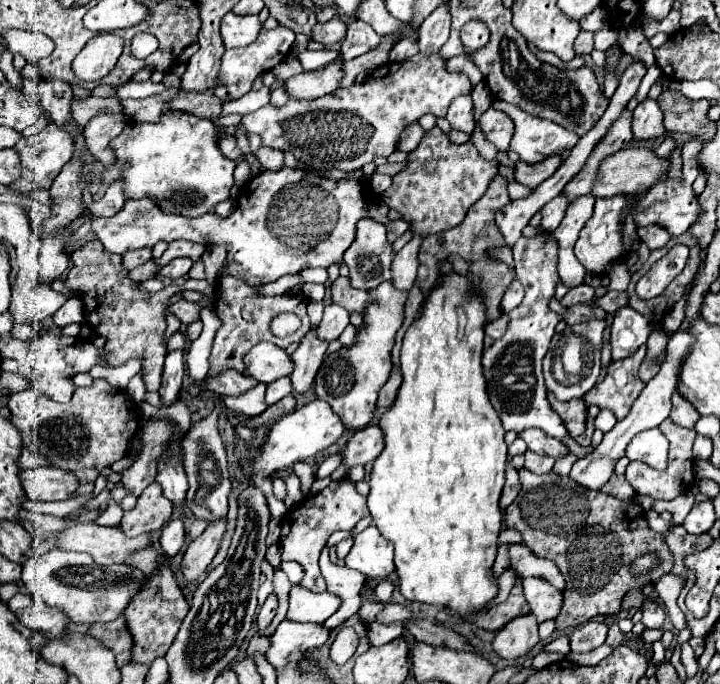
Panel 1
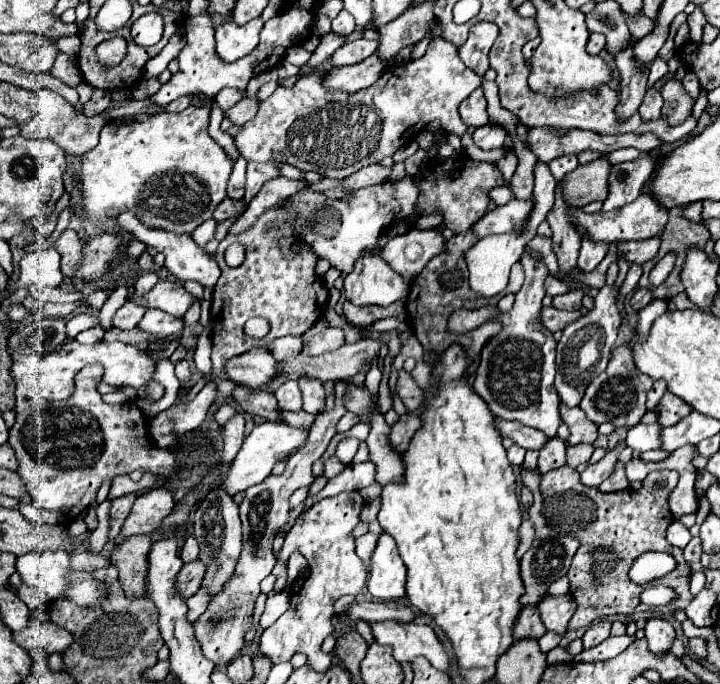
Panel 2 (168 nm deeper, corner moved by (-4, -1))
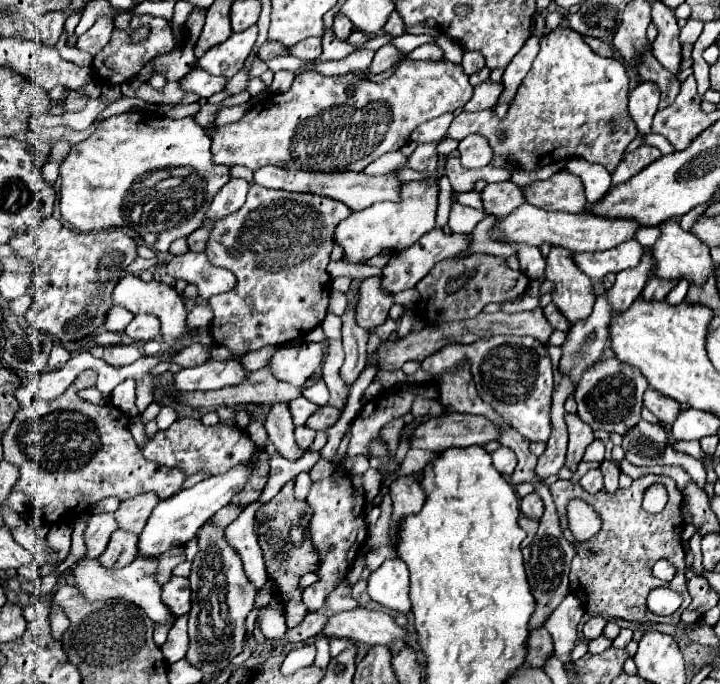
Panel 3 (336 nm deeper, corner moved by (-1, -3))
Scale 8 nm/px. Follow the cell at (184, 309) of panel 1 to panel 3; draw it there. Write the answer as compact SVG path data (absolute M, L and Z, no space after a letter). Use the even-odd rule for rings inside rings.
M136 314L134 320L128 324L124 330L134 342L148 342L160 336L158 332L158 316L146 316L146 314Z

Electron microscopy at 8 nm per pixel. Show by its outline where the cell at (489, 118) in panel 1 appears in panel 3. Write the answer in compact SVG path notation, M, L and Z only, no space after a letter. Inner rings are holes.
M466 136L458 150L462 152L462 166L464 168L480 168L480 166L486 166L490 164L492 160L492 148L488 144L488 140L484 136Z

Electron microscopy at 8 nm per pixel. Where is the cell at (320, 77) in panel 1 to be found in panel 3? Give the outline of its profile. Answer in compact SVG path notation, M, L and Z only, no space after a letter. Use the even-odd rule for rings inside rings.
M390 44L382 46L380 50L376 50L370 68L366 68L366 78L376 76L376 74L388 70L388 68L390 68L392 64L396 64L400 58L402 58L402 52L400 52L400 50L396 50L396 48L390 46Z

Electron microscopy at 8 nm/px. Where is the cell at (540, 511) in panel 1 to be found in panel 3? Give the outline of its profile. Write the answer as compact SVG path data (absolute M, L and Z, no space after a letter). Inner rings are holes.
M648 474L640 480L634 480L632 488L616 490L614 494L608 494L604 490L600 490L596 494L588 494L580 488L578 482L556 480L554 484L550 484L550 492L552 492L552 498L556 502L562 532L568 540L574 540L570 526L568 526L568 514L566 514L566 506L572 498L580 498L586 504L590 504L602 520L600 532L592 540L580 544L580 552L578 552L578 558L574 560L574 564L580 560L582 566L572 566L572 570L570 570L570 592L574 596L578 596L584 610L590 616L624 618L624 620L630 620L630 622L678 624L682 610L690 604L690 594L686 592L686 580L684 580L686 564L684 564L684 550L680 546L680 532L684 528L684 522L680 518L678 508L680 508L680 502L682 502L682 494L678 492L674 480L670 480L668 476ZM654 482L666 484L668 496L670 496L666 508L660 514L648 514L642 508L642 494L644 494L646 486L650 486ZM660 558L668 558L678 570L676 576L670 582L662 582L662 580L652 576L652 566ZM658 586L668 586L676 592L680 592L682 598L684 598L680 610L674 612L672 616L662 618L662 616L652 614L646 608L646 594L652 588L658 588Z

